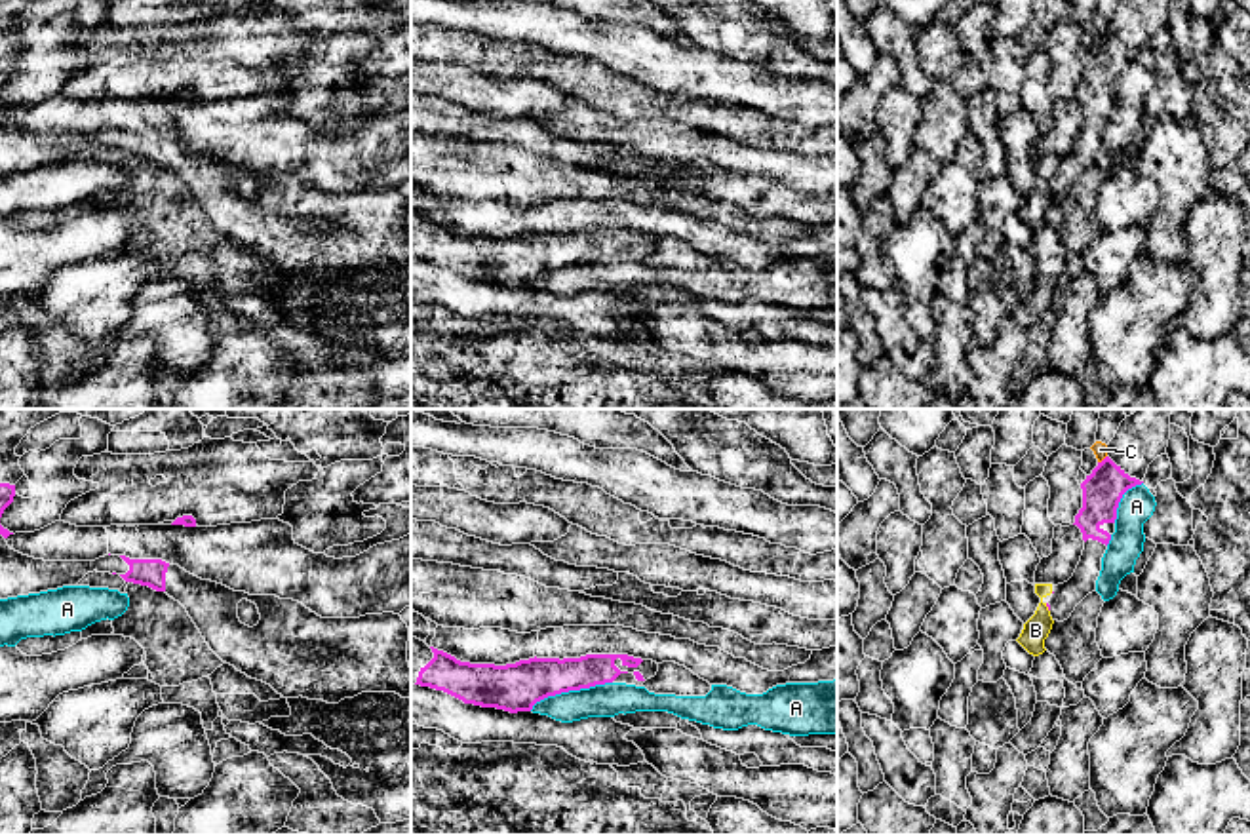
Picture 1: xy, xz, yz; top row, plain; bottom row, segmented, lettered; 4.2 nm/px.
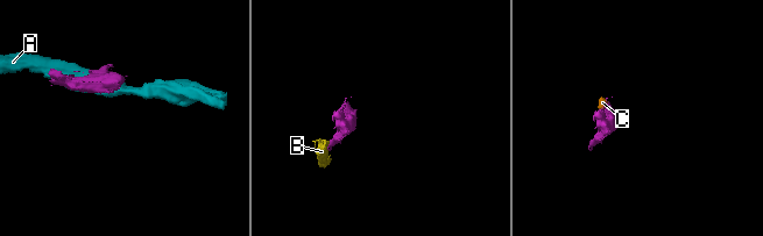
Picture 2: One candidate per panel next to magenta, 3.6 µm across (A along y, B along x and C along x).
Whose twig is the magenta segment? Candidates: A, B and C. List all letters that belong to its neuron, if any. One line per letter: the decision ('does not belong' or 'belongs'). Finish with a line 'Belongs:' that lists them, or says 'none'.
A: does not belong
B: does not belong
C: does not belong
Belongs: none

